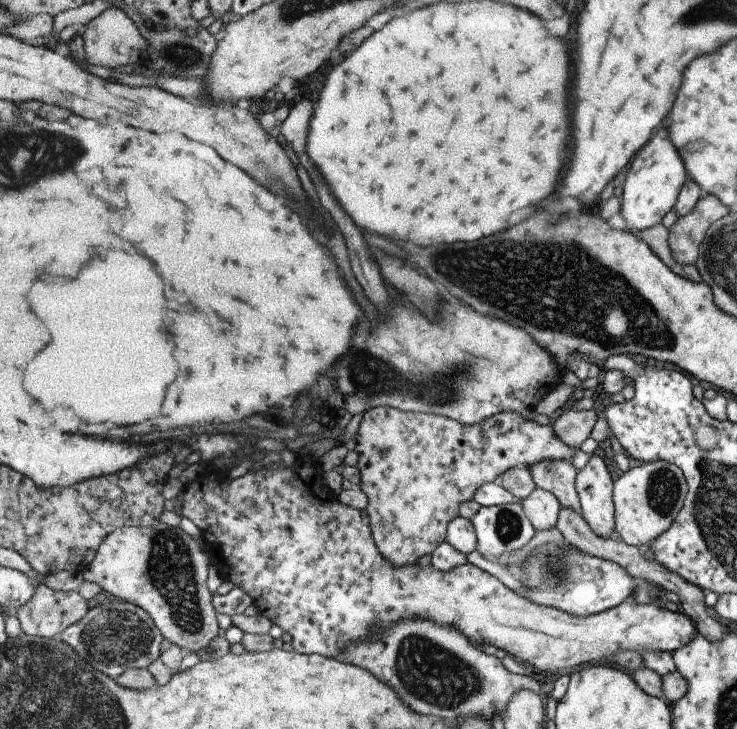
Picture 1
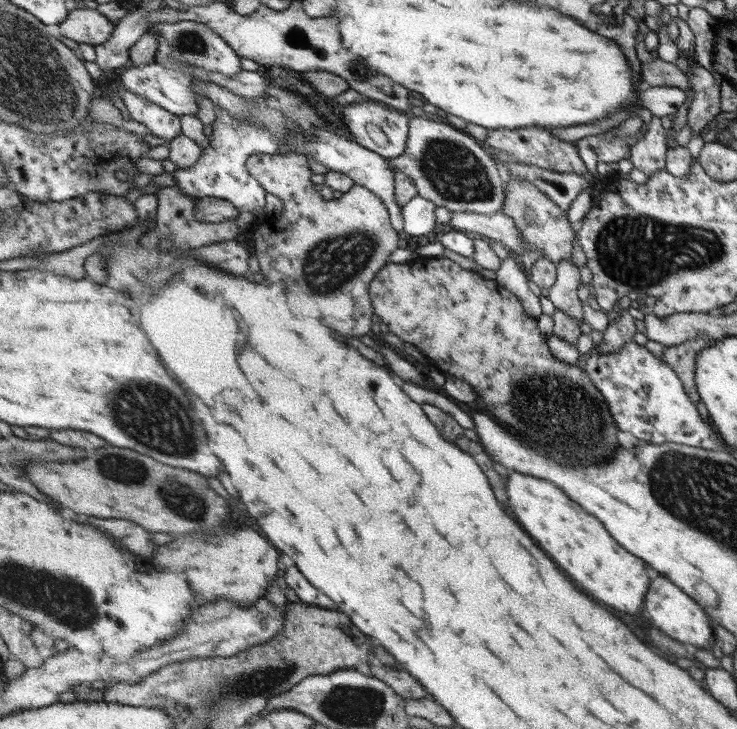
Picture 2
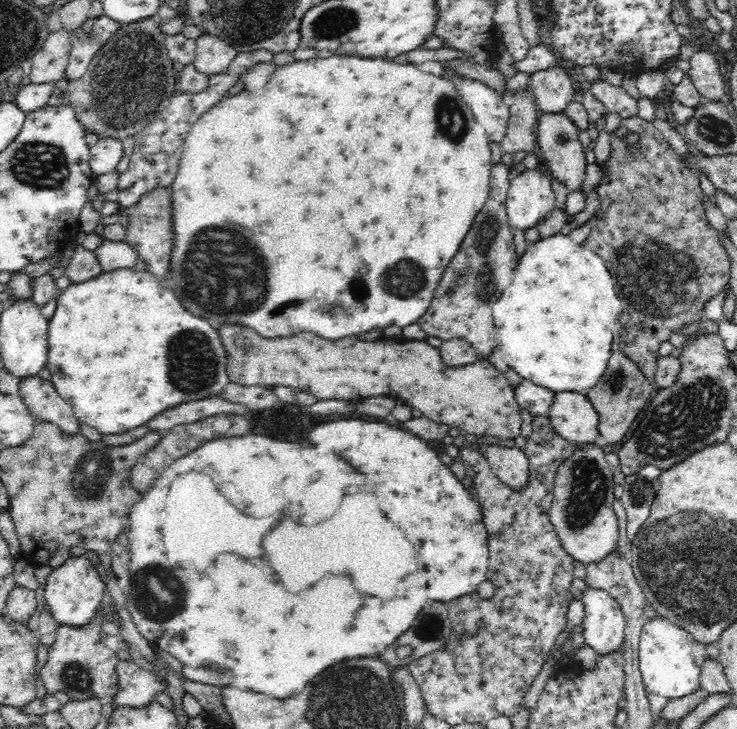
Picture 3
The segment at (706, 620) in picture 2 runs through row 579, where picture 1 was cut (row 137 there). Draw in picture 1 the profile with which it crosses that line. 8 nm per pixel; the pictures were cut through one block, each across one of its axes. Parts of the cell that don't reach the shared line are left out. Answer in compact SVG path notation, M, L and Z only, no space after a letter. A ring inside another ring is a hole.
M659 128L657 134L633 156L629 170L625 174L625 182L621 188L623 196L619 200L621 208L617 212L623 218L625 232L637 234L637 232L645 232L645 228L653 228L655 224L659 224L661 218L673 210L685 180L687 174L675 146L671 144L667 130Z

